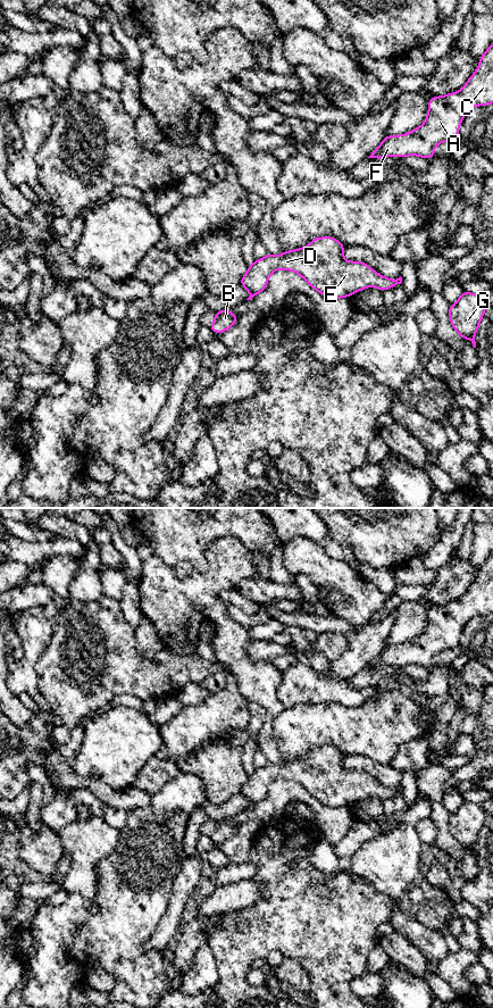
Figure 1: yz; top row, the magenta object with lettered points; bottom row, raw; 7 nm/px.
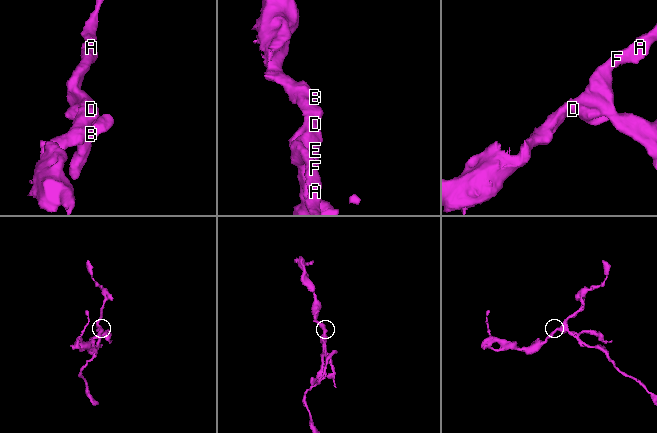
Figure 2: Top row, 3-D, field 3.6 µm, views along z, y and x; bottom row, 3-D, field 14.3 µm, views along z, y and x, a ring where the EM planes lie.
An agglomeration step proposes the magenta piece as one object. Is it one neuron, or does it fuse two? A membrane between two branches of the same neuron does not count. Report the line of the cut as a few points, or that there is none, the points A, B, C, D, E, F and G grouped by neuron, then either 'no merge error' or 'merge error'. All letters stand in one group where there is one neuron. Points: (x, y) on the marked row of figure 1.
no cut; A B C D E F G; no merge error

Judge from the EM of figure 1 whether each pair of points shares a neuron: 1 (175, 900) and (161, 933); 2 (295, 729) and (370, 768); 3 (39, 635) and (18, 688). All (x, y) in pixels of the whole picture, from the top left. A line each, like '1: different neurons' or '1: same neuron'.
1: same neuron
2: different neurons
3: same neuron

